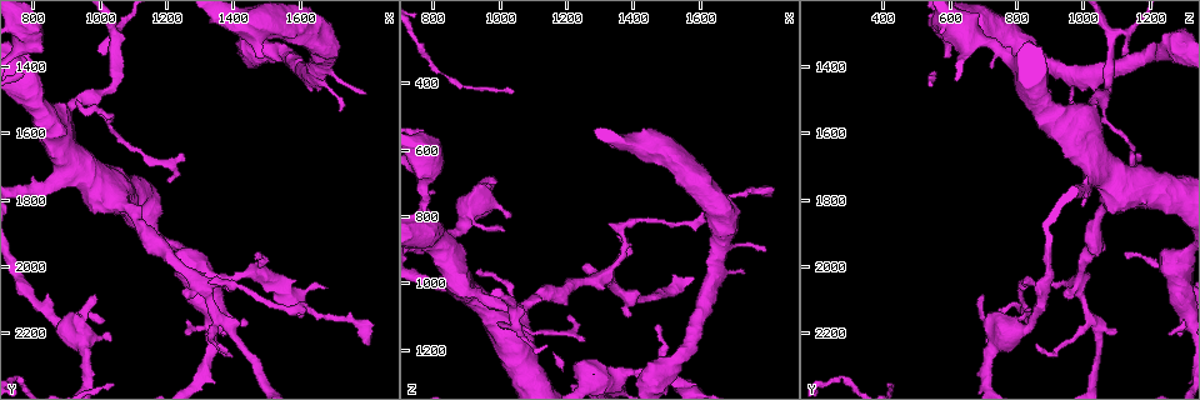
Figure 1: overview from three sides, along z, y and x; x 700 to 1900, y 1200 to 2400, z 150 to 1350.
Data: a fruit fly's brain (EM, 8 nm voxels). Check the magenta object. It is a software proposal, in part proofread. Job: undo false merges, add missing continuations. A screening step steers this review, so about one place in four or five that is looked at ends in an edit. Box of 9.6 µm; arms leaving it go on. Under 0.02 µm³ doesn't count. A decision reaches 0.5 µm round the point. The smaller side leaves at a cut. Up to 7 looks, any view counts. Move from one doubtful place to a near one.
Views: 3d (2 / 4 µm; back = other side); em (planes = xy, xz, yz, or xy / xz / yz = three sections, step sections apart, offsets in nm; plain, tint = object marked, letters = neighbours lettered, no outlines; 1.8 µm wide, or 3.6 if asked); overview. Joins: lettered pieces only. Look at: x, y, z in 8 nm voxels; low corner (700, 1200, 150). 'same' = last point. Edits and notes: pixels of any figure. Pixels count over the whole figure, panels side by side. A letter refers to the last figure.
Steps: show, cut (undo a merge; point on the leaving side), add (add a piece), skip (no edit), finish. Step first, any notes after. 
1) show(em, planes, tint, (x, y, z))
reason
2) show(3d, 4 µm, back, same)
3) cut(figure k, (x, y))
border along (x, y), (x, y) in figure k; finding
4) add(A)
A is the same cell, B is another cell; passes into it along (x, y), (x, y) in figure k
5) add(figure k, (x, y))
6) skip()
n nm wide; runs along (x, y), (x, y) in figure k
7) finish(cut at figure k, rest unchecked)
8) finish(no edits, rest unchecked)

show(em, yz, step 8, tint, (790, 1410, 730))
an open end

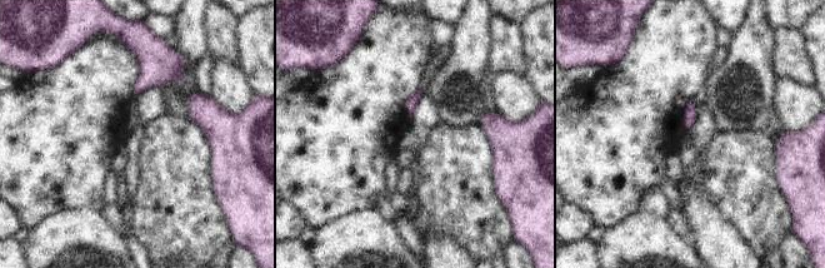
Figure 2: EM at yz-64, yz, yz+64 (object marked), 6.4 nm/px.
show(em, xy, step 16, letters, same)
cut it another way

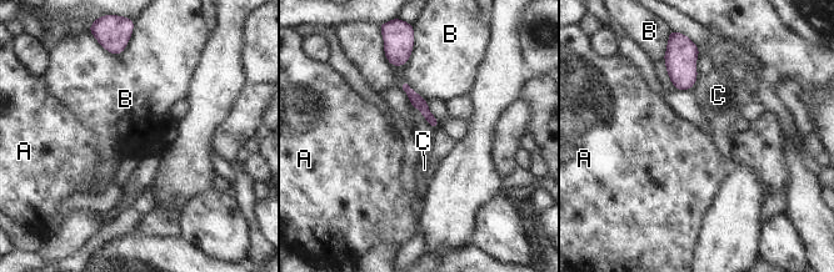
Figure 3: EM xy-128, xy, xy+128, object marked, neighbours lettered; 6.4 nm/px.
skip()
A, B and C are other cells; none of them fits

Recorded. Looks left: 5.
show(em, planes, letters, (1050, 1310, 1090))
sharp bend

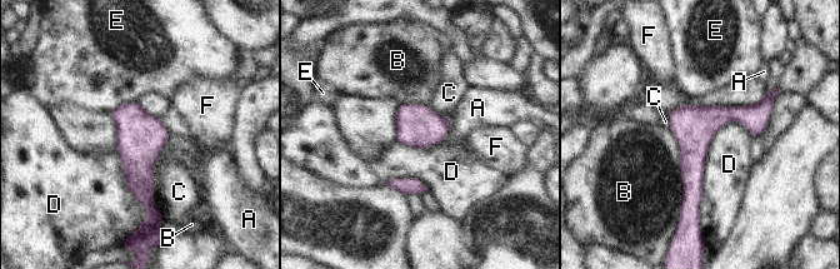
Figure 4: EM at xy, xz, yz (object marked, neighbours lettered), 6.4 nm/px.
skip()
A, B, C, D, E and F are other cells; border along (740, 121), (710, 143), (699, 218) in figure 4; one cell here

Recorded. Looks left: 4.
show(3d, 4 µm, (1800, 2240, 730))
long arm stops here

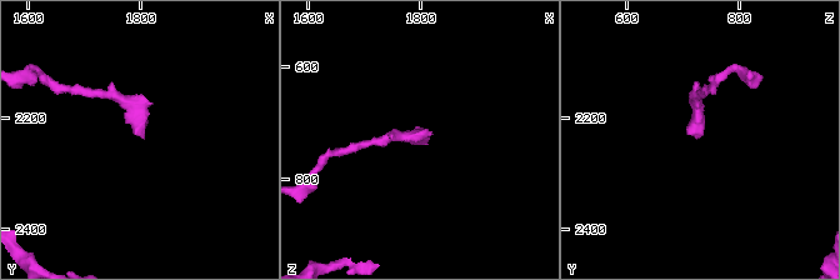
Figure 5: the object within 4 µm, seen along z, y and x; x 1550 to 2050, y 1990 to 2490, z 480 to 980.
show(em, planes, letters, (1810, 2235, 730))
now the EM

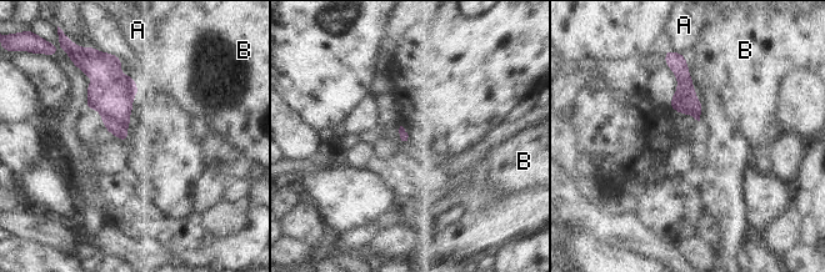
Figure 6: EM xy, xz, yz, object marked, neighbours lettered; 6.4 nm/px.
skip()
A and B are other cells; border along (133, 76), (139, 90) in figure 6; no lettered piece goes on from it

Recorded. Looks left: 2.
finish(no edits, rest unchecked)

